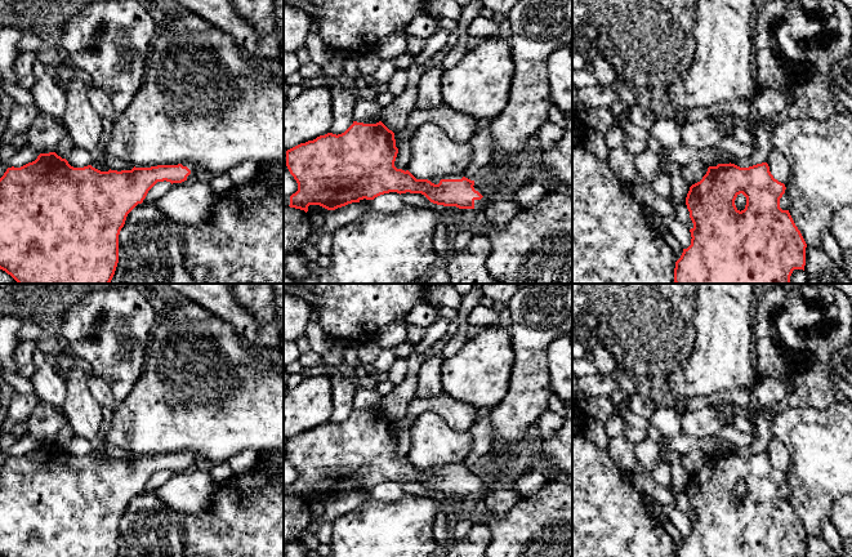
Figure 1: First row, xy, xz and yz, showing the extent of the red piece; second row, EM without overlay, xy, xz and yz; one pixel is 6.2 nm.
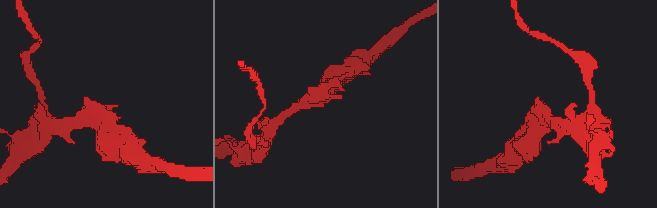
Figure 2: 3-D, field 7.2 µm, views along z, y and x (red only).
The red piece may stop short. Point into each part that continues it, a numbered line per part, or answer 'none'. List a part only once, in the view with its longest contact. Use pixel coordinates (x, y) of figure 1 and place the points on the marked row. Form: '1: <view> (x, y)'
1: xz (435, 179)

